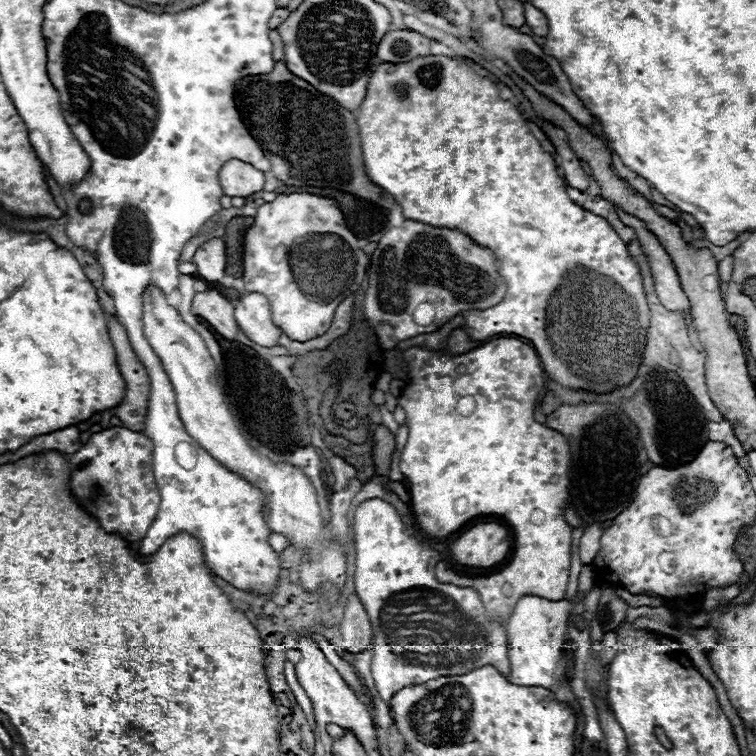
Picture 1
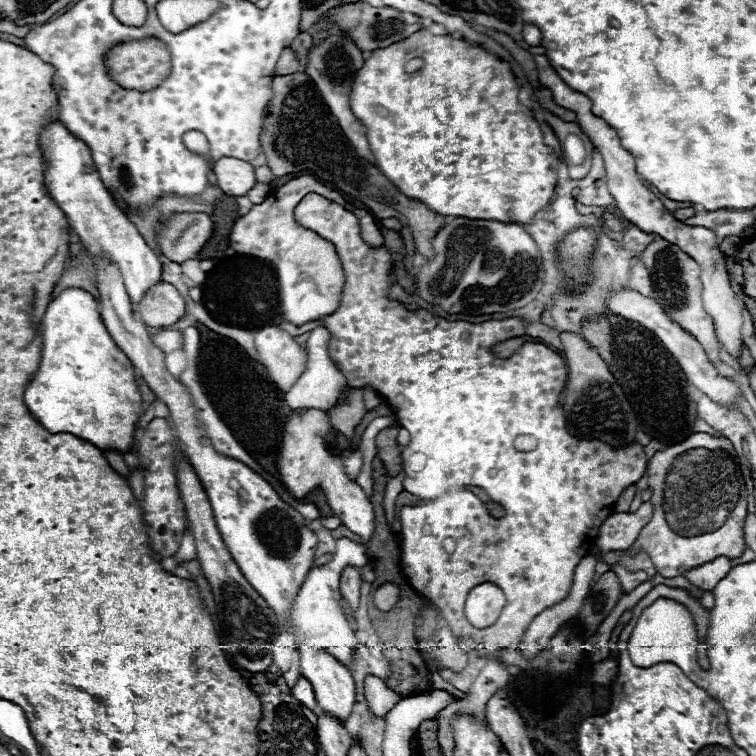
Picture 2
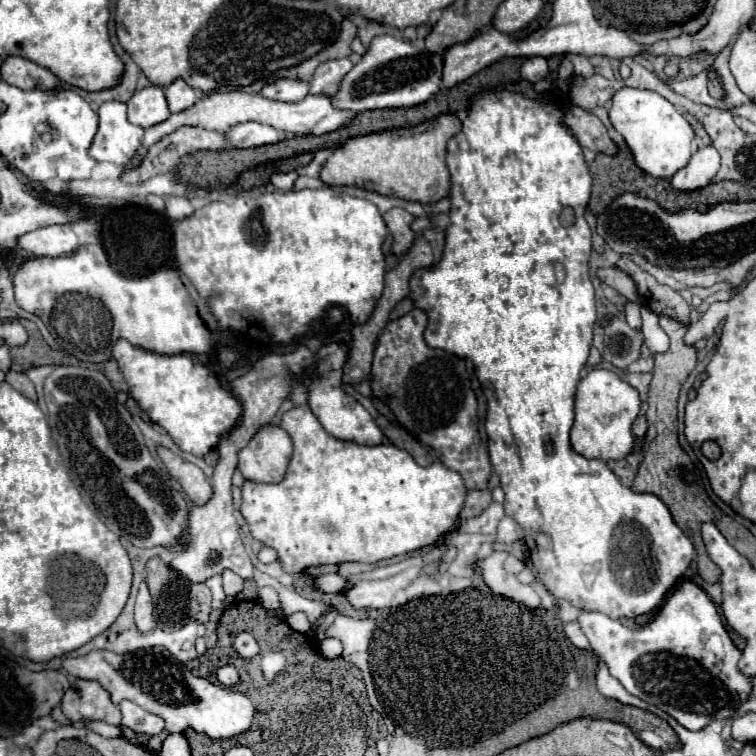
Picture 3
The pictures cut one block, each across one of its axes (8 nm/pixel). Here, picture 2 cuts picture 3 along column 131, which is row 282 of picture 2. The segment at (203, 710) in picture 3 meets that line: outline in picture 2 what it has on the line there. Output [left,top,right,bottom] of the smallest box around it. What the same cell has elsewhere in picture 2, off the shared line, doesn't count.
[642,238,734,378]

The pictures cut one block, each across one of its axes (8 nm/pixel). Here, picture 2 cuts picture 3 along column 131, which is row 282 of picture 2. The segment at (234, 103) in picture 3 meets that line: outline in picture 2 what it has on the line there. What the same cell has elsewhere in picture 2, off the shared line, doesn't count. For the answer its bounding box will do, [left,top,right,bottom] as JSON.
[138,284,186,328]

